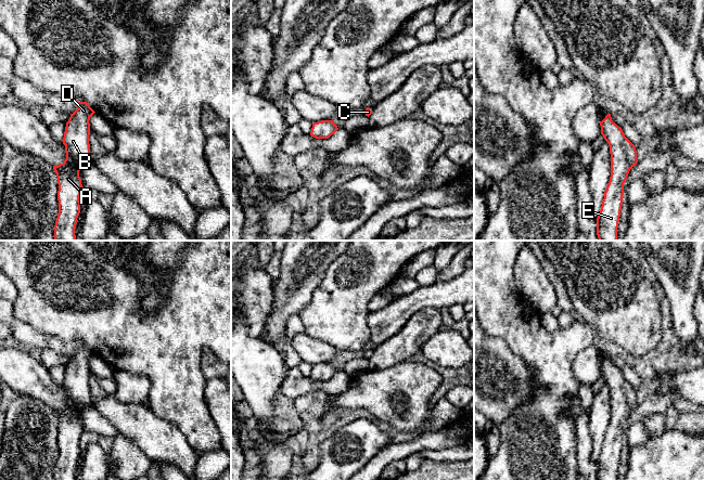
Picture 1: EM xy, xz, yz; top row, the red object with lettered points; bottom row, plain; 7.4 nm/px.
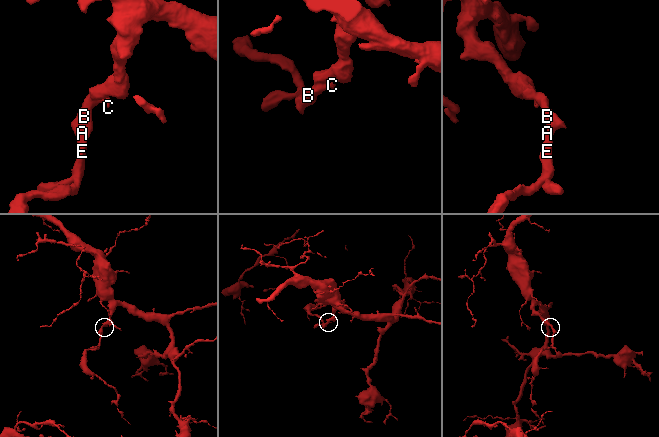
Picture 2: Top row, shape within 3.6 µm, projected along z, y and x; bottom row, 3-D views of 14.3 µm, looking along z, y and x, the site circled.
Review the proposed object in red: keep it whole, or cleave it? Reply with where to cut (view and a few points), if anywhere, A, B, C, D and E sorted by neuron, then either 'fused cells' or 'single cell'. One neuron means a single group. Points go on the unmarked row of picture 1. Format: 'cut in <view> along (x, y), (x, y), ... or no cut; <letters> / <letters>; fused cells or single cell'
no cut; A B C D E; single cell

